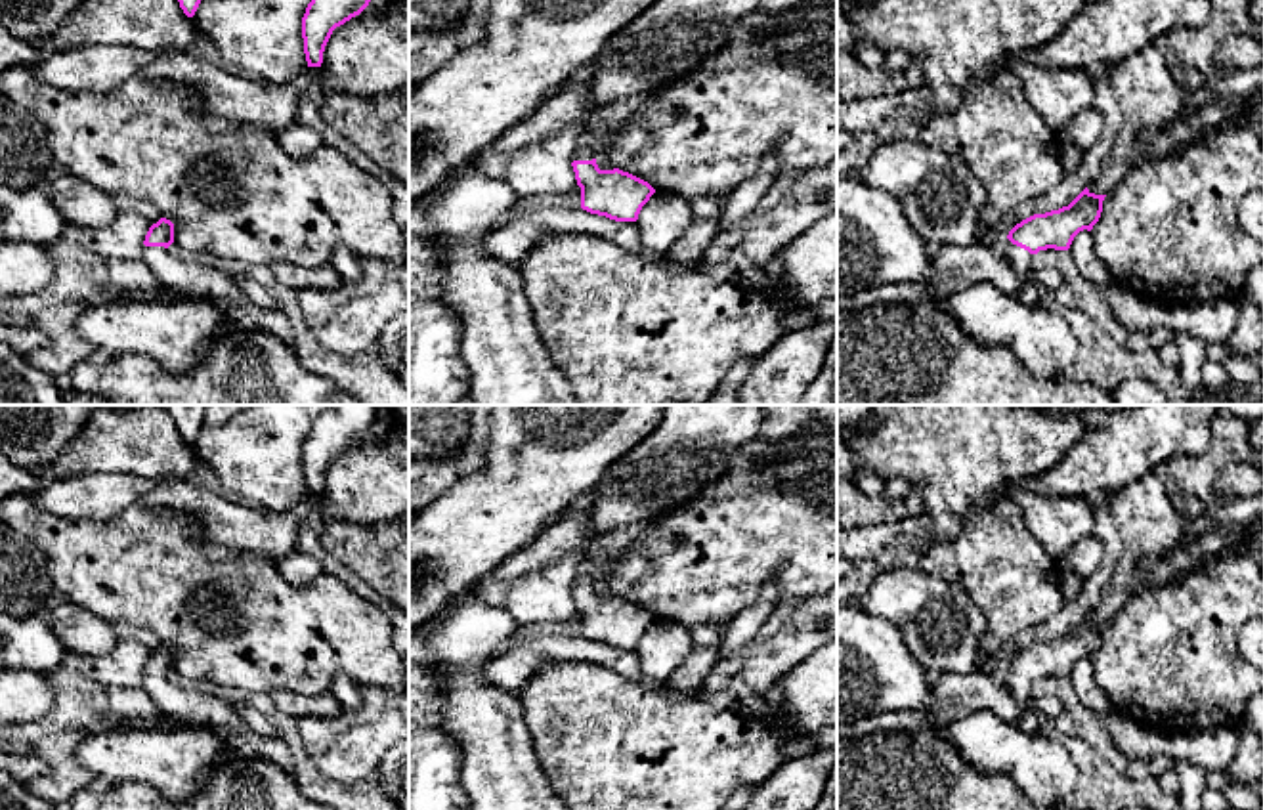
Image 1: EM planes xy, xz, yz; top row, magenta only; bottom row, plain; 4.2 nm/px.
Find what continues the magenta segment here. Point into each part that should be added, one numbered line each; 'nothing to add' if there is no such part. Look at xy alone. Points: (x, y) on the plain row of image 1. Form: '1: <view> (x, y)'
1: xy (193, 707)

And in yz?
1: yz (1021, 688)

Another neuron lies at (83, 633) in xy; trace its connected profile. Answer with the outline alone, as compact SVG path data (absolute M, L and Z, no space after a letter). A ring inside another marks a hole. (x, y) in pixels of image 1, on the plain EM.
M69 600L52 611L48 625L65 650L80 657L105 655L120 640L115 623Z

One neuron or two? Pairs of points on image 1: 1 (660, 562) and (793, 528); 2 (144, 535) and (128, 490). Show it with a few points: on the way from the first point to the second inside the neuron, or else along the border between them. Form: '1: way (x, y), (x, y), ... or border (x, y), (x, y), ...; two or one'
1: way (692, 547), (761, 528); one
2: border (140, 503), (107, 520), (90, 518); two

